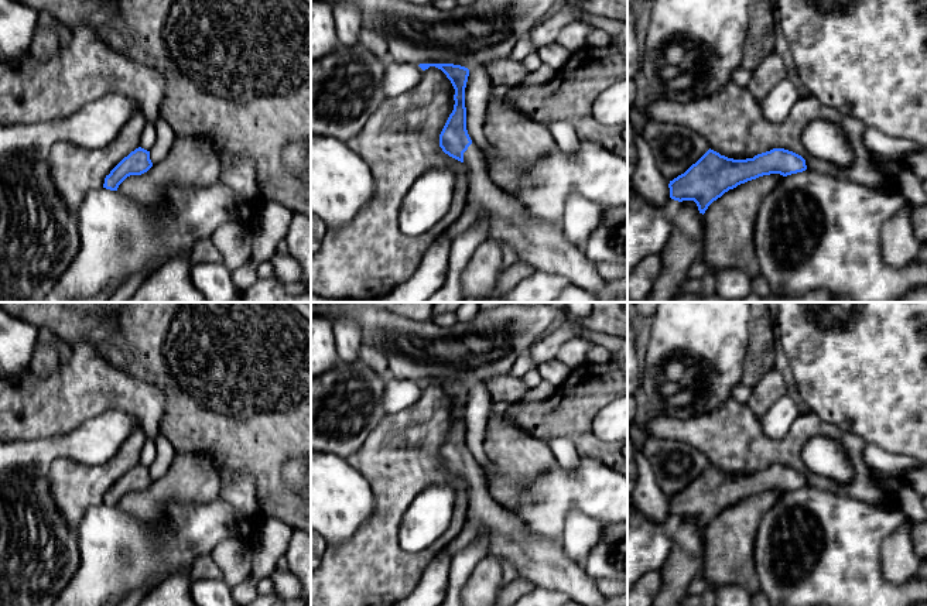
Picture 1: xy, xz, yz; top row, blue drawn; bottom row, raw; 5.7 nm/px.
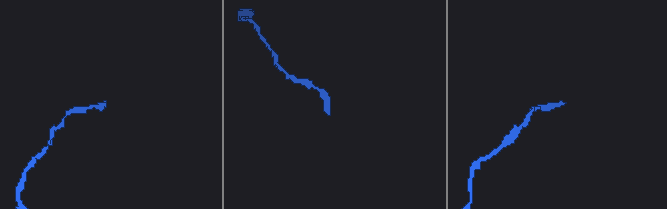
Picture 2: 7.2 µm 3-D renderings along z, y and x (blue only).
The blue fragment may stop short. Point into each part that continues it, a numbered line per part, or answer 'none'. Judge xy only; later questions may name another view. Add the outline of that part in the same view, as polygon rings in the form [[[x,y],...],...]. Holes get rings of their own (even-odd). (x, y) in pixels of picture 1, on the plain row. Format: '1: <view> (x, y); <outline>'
none

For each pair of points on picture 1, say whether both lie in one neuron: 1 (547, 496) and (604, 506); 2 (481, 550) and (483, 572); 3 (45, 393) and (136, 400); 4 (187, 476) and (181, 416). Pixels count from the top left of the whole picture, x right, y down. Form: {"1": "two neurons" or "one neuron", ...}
{"1": "one neuron", "2": "two neurons", "3": "one neuron", "4": "two neurons"}

